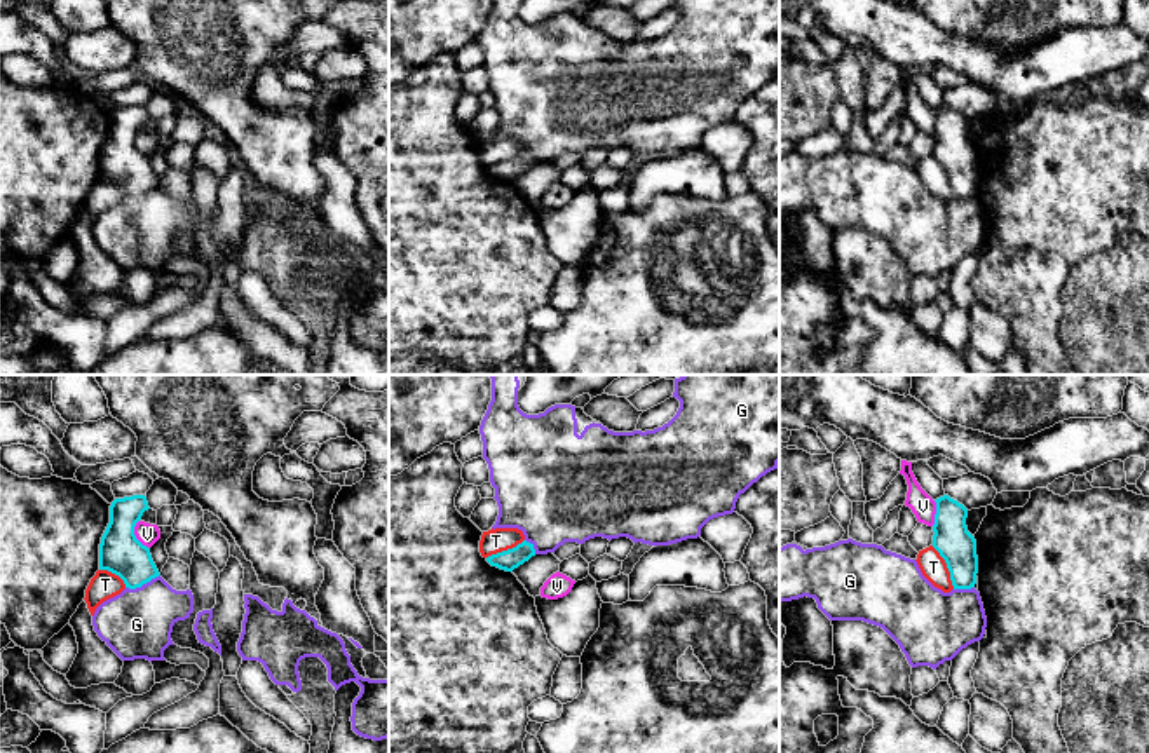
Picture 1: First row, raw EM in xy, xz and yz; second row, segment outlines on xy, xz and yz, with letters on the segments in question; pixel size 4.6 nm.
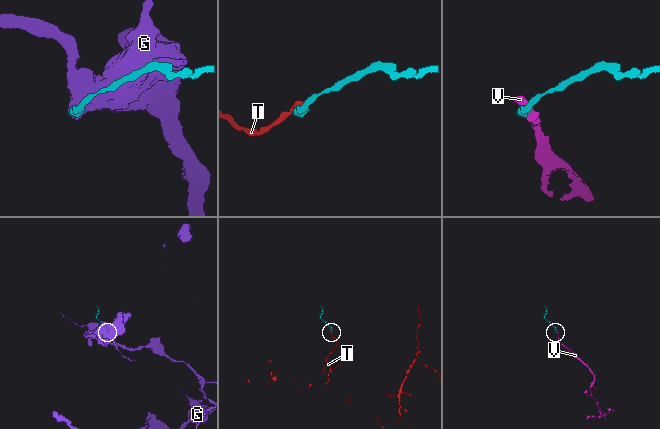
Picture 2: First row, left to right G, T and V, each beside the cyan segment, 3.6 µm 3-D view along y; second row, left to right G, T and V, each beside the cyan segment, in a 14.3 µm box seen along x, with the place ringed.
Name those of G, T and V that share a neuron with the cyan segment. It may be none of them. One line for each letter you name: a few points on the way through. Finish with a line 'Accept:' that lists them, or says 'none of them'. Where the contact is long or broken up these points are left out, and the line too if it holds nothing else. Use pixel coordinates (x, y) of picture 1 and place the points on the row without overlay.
Accept: none of them

